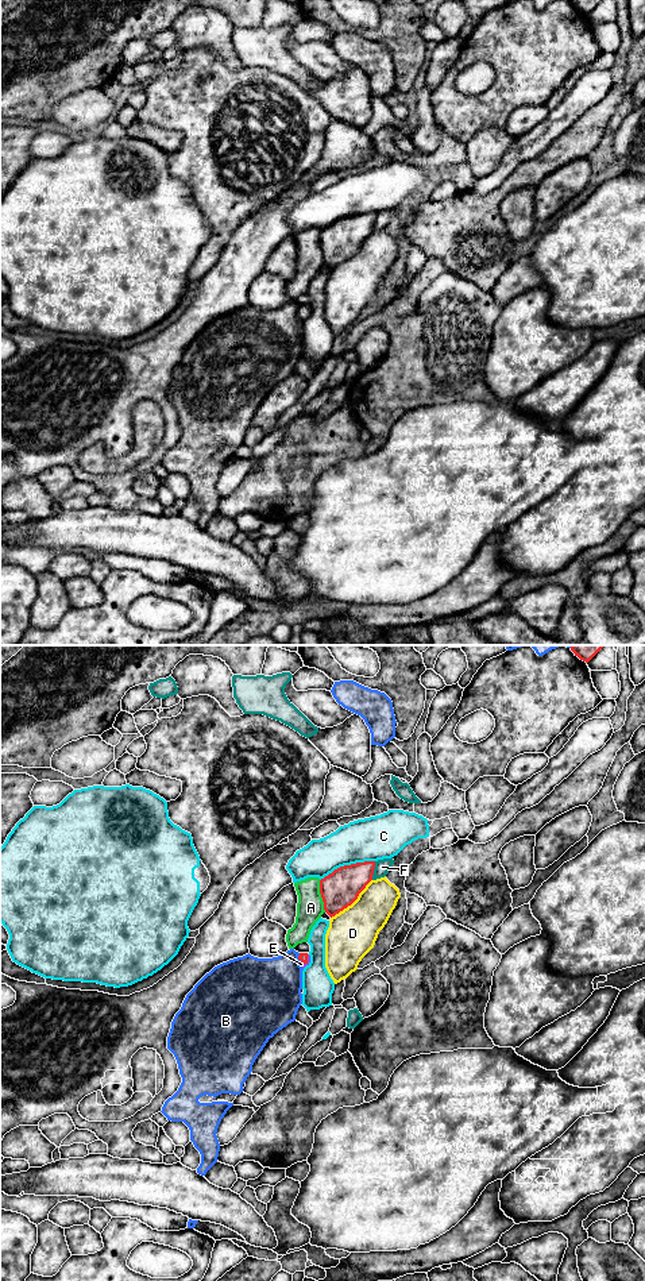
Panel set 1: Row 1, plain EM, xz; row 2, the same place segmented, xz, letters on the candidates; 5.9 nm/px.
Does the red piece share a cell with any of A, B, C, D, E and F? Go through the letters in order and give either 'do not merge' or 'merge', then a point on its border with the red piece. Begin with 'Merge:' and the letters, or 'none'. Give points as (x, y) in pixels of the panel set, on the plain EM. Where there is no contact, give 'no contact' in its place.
Merge: E
A: do not merge; contact xz (321, 249)
B: do not merge; contact xz (298, 309)
C: do not merge; contact xz (347, 217)
D: do not merge; contact xz (352, 254)
E: merge; contact xz (306, 312)
F: do not merge; contact xz (373, 223)

